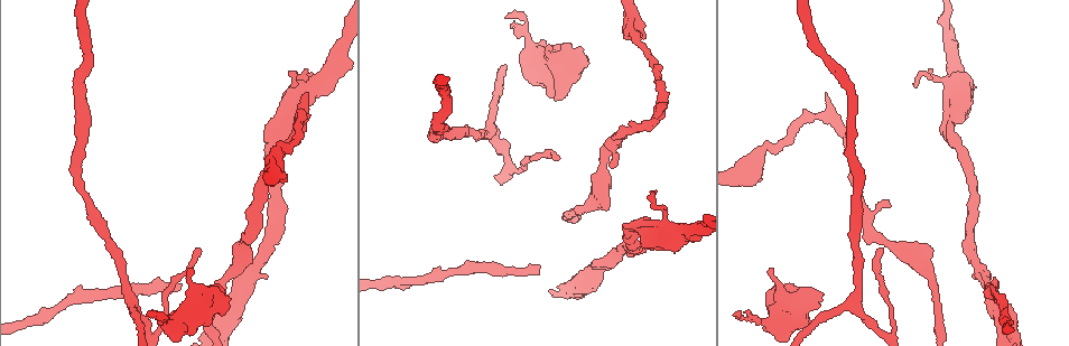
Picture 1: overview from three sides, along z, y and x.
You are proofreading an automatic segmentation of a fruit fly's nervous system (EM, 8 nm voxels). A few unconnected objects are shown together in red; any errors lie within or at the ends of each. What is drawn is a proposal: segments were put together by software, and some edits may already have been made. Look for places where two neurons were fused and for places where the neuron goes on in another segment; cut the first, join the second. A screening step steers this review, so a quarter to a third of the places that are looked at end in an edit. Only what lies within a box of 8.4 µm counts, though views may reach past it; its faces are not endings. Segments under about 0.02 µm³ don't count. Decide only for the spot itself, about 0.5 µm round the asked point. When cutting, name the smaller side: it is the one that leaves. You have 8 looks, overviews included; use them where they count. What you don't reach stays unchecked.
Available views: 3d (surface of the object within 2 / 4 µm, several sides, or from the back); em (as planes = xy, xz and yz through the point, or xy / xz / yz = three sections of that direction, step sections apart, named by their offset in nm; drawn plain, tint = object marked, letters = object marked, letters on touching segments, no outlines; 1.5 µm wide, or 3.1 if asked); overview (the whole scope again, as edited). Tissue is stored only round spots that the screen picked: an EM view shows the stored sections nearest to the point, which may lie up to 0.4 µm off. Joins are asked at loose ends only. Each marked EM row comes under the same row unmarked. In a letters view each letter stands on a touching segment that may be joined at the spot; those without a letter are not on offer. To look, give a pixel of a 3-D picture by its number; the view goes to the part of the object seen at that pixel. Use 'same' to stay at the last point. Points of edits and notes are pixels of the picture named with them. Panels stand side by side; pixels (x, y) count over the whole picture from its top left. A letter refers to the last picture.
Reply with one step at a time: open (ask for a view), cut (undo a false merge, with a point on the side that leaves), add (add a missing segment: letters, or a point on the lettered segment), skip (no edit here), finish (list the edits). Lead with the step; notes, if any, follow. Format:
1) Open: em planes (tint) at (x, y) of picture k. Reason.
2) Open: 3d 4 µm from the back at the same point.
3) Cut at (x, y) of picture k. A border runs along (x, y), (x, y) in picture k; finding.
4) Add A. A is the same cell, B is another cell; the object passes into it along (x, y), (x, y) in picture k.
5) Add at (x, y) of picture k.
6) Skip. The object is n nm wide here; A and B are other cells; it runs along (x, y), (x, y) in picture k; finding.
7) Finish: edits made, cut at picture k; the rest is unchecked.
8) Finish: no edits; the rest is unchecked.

Open: em planes (letters) at (789, 289) of picture 1. Branch stops here.

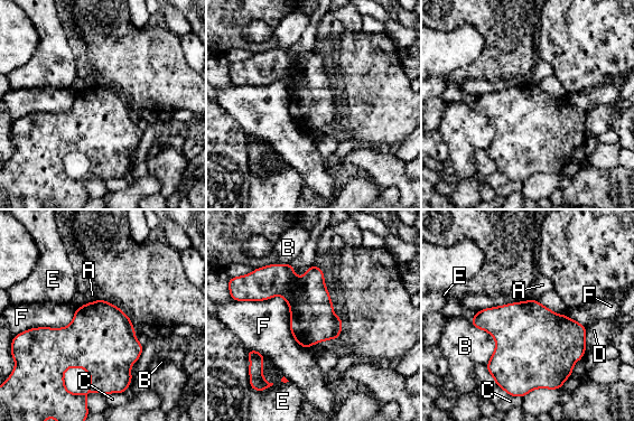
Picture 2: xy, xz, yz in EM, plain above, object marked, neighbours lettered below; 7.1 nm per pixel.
Skip. The object is 320 nm wide here; A, B, C, D, E and F are other cells; a border runs along (530, 298), (538, 301) in picture 2; no lettered segment goes on from it.

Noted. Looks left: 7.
Open: 3d 2 µm from the back at (556, 158) of picture 1. Thin end.

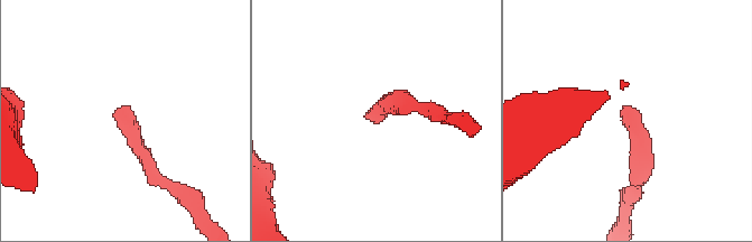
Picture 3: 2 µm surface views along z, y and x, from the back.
Open: em planes (tint) at (125, 108) of picture 3. Shape alone is not enough.

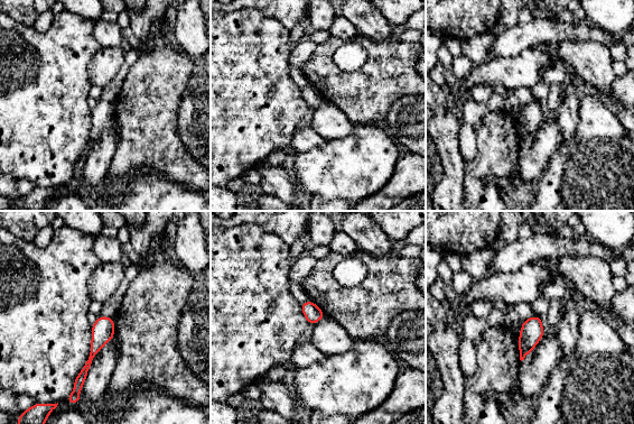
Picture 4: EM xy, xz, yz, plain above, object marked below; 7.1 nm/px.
Open: em planes (letters) at the same point.

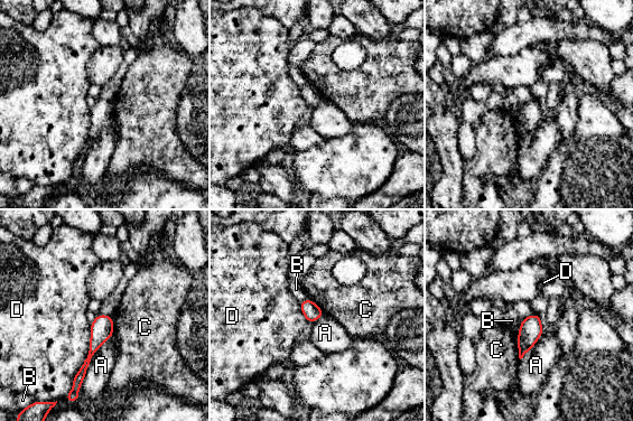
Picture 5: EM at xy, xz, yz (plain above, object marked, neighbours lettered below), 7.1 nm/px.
Skip. The longest contact is with D, 500 nm; A, B, C and D are other cells; it runs along (109, 319), (102, 326), (78, 380) in picture 5; none of them fits.

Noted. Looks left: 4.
Open: em planes (tint) at (131, 304) of picture 1. Three arms meet.

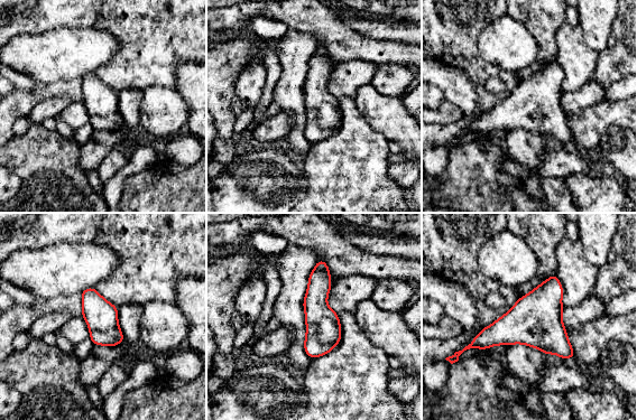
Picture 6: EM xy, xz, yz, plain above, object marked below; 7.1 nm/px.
Open: em planes (letters) at the same point. See the neighbours.

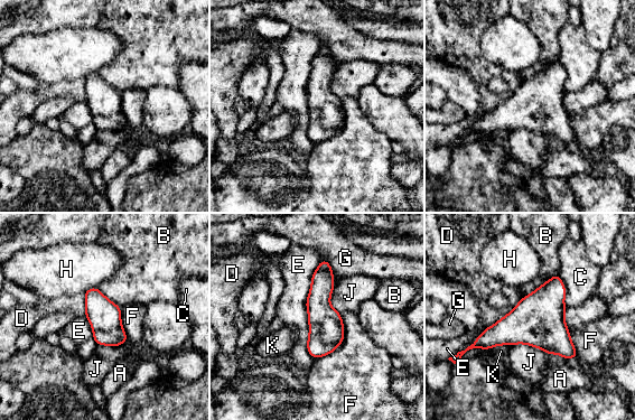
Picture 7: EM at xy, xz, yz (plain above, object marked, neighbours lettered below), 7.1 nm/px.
Skip. The object is 240 nm wide here; A, B, C, D, E, F, G, H, J and K are other cells; one neuron here.

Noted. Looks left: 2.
Finish: no edits; the rest is unchecked.

